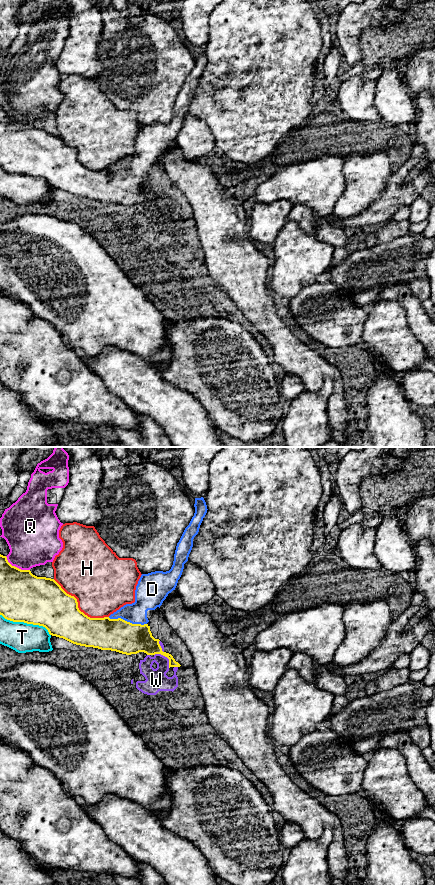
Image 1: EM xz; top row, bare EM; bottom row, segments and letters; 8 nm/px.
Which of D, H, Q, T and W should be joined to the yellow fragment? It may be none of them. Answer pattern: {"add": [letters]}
{"add": ["D"]}

